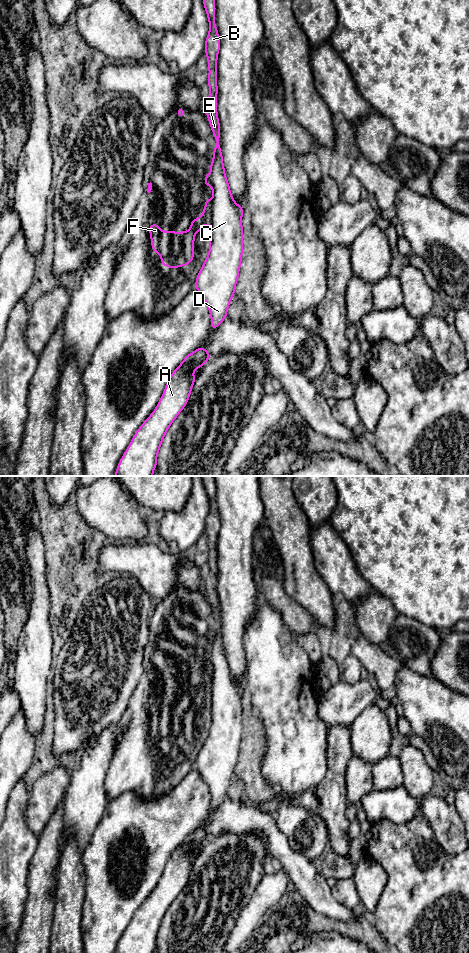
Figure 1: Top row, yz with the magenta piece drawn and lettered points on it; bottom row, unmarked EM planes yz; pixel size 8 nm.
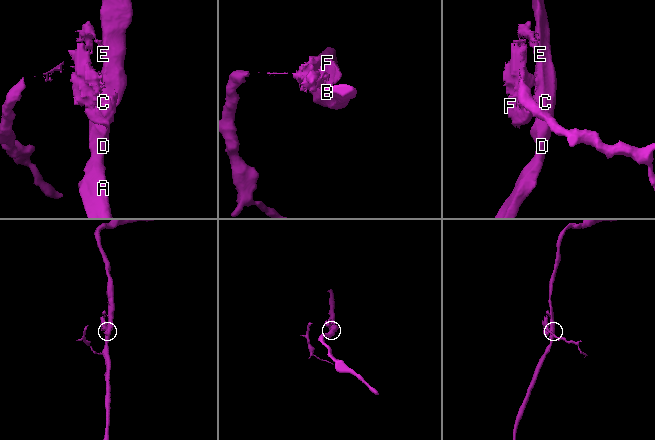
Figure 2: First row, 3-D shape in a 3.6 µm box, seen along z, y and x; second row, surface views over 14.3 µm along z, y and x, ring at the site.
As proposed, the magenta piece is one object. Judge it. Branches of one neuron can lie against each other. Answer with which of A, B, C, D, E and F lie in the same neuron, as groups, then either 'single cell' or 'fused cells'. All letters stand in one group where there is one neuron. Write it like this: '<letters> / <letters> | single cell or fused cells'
A B C D E / F | fused cells

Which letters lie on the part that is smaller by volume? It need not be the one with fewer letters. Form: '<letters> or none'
F

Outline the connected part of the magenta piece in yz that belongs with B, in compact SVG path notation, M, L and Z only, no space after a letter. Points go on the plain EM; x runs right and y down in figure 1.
M203 476L203 484L209 501L209 513L205 521L208 539L209 577L205 592L216 620L213 630L211 665L213 670L211 688L211 725L209 733L197 755L195 767L206 782L211 809L215 810L227 797L227 790L238 761L243 734L243 687L231 675L226 658L220 627L220 604L217 594L217 538L220 519L214 501L214 476Z

